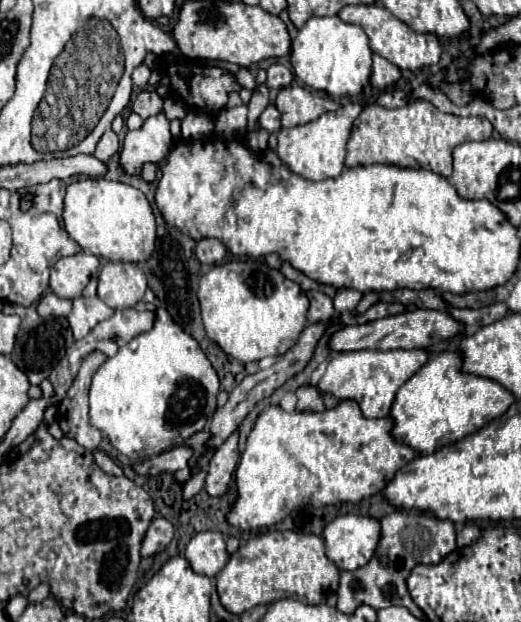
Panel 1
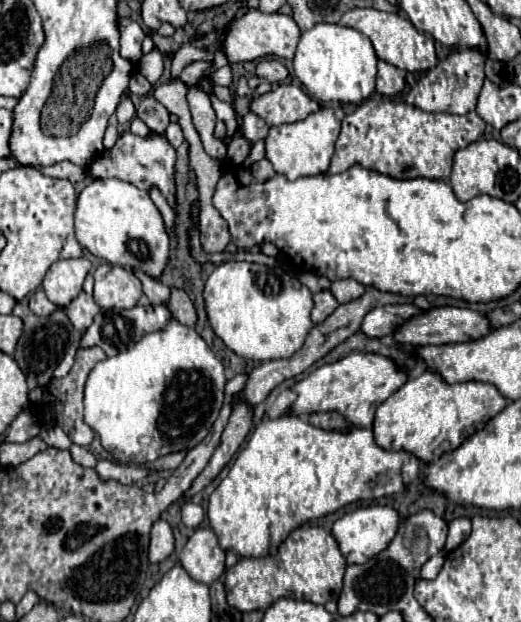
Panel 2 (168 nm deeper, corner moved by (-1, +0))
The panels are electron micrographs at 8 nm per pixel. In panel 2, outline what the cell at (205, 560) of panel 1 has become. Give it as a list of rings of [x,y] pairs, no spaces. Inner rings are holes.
[[[196,529],[180,553],[180,563],[186,573],[200,583],[214,583],[224,573],[224,551],[212,529]]]

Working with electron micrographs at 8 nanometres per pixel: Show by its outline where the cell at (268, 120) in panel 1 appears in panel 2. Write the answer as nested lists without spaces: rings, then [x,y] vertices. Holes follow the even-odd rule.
[[[244,115],[242,117],[242,123],[240,123],[240,133],[246,141],[250,143],[256,143],[260,139],[266,137],[266,131],[268,131],[268,125],[262,123],[262,119],[258,119],[258,115]]]

